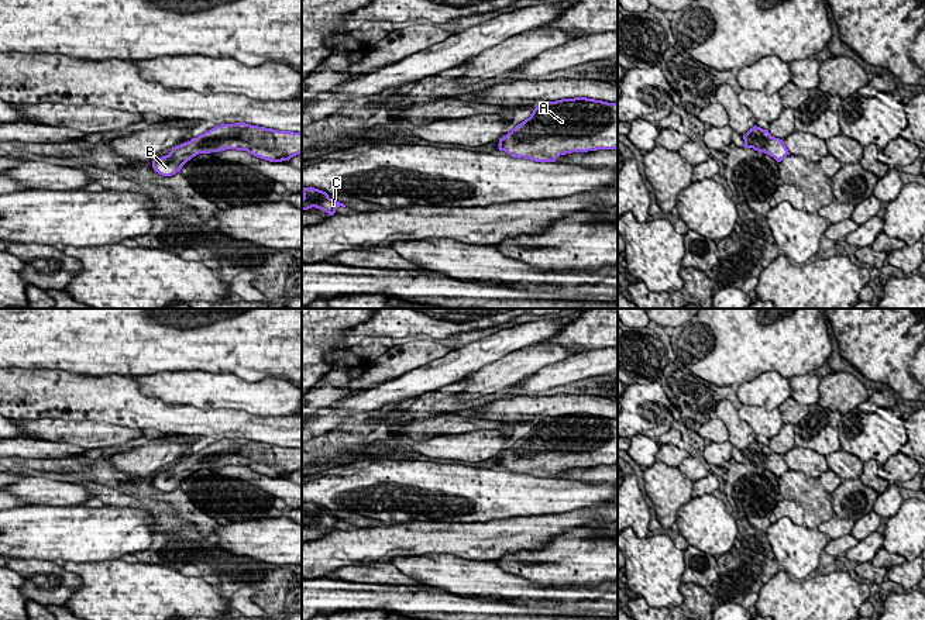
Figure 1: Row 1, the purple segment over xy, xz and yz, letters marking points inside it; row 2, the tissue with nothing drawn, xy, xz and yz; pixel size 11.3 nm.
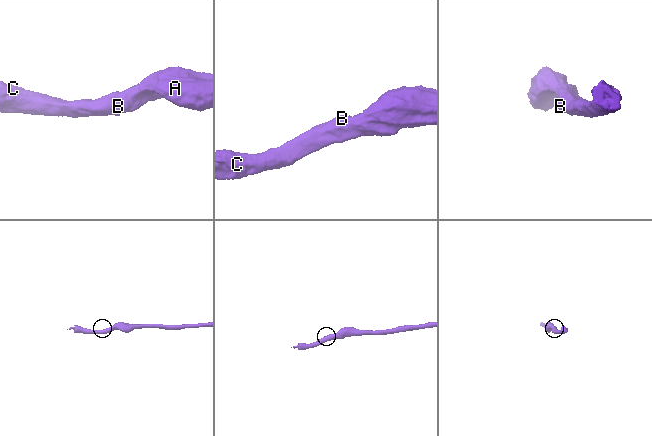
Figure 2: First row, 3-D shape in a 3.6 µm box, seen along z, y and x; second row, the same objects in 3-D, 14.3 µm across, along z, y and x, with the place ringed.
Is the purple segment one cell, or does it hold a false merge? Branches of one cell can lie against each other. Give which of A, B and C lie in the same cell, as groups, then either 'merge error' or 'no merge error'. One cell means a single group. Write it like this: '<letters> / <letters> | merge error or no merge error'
A B C | no merge error

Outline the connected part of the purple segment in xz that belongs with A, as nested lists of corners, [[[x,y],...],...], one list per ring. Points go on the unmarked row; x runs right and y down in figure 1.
[[[587,413],[561,414],[537,421],[529,434],[512,444],[499,455],[499,466],[512,473],[525,473],[534,478],[556,478],[560,471],[618,464],[618,418],[608,418]]]

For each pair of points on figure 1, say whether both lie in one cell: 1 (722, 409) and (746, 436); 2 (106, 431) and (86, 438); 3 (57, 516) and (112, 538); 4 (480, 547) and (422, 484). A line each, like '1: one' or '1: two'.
1: one
2: one
3: one
4: two

